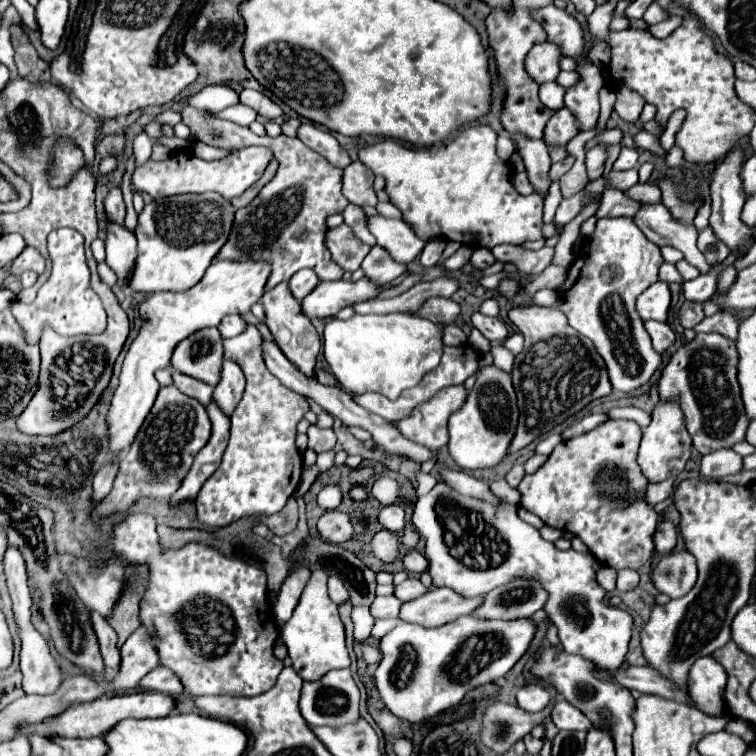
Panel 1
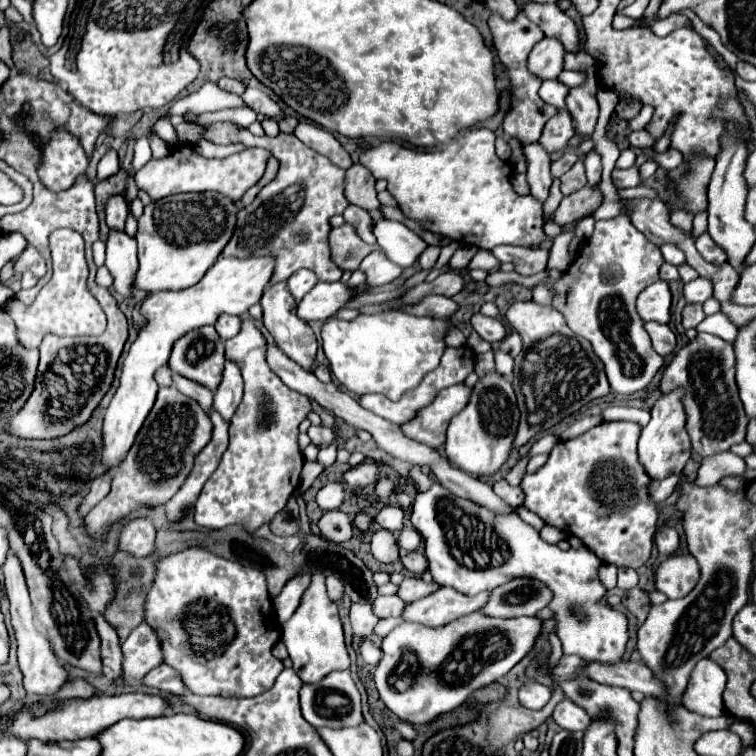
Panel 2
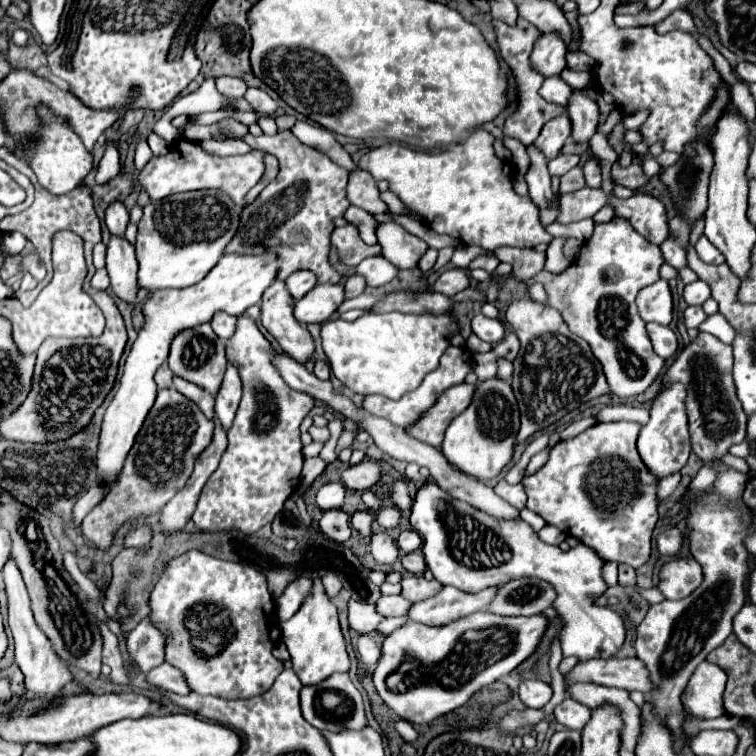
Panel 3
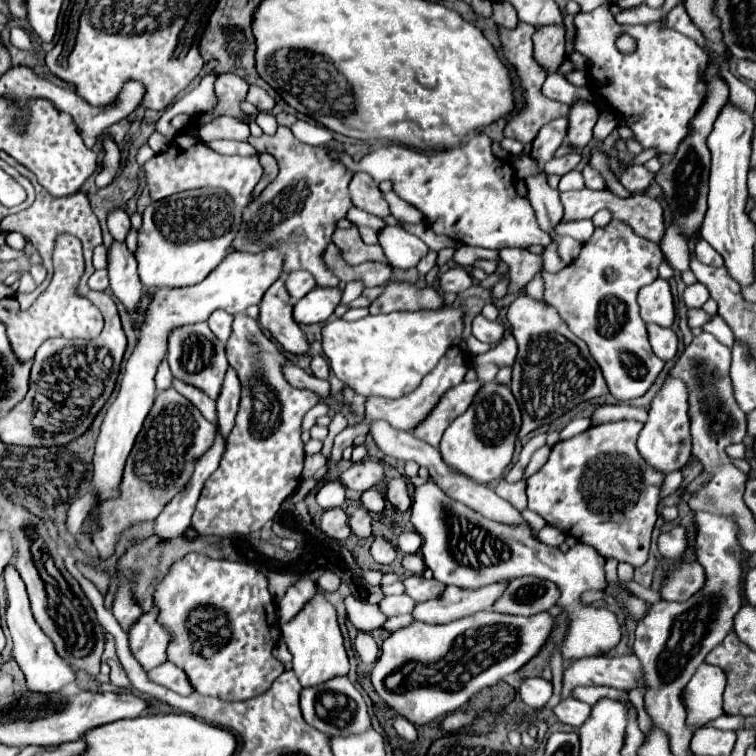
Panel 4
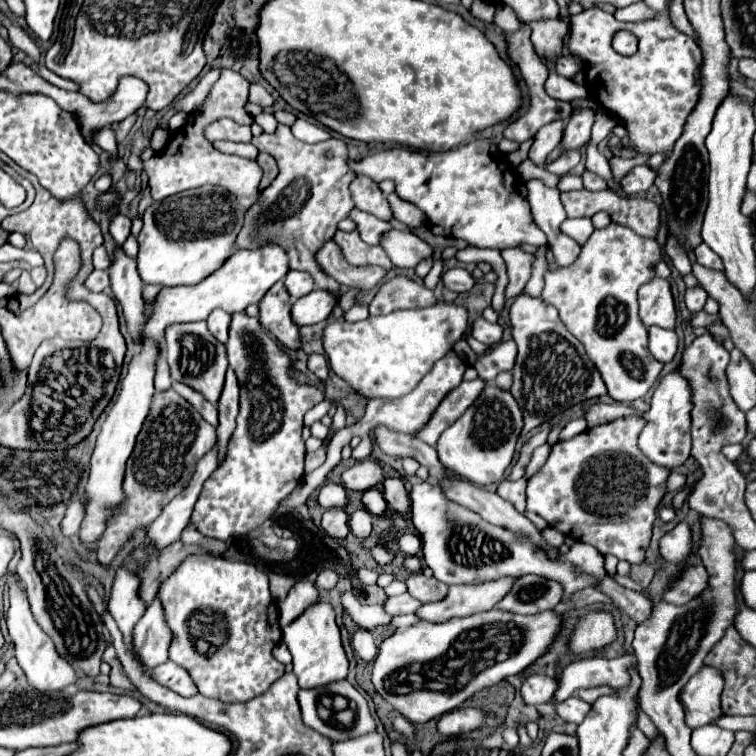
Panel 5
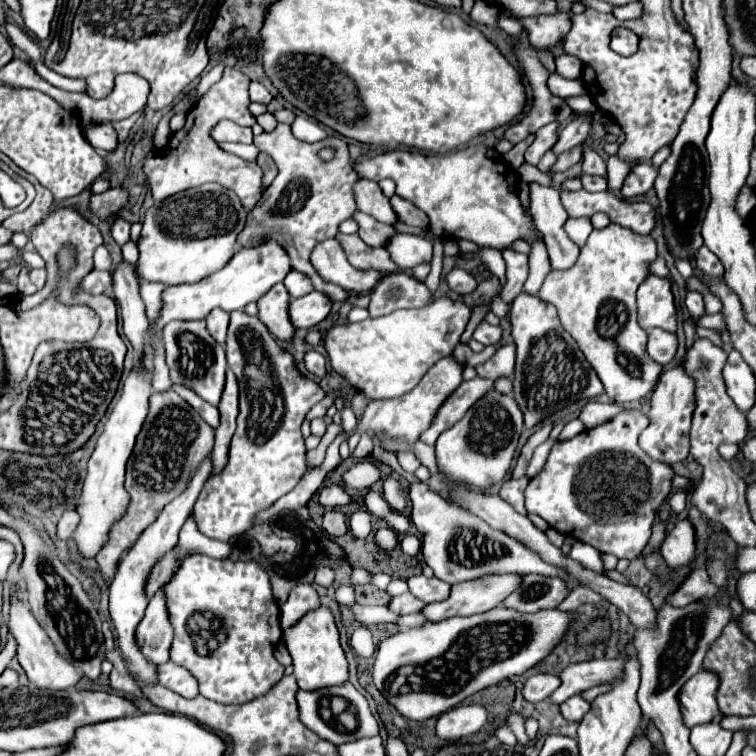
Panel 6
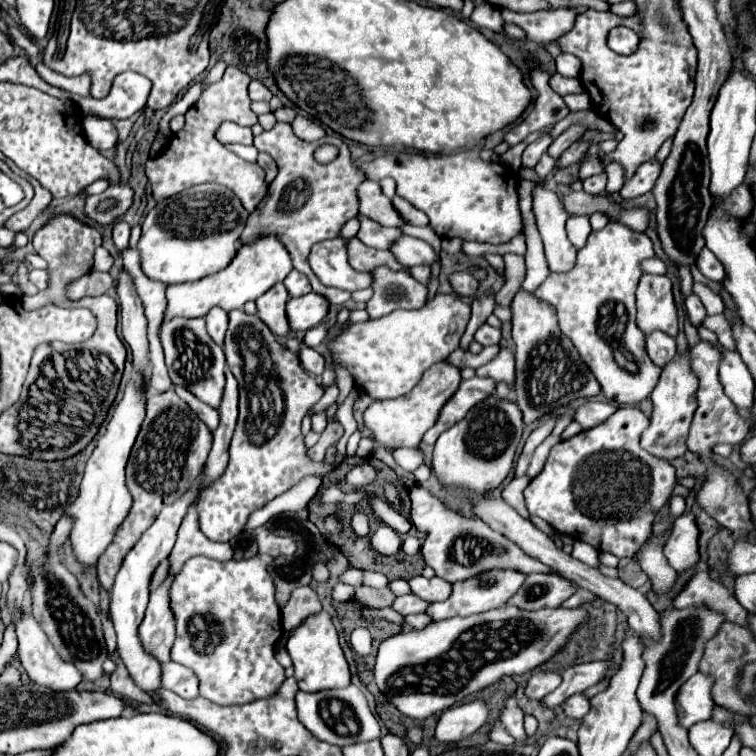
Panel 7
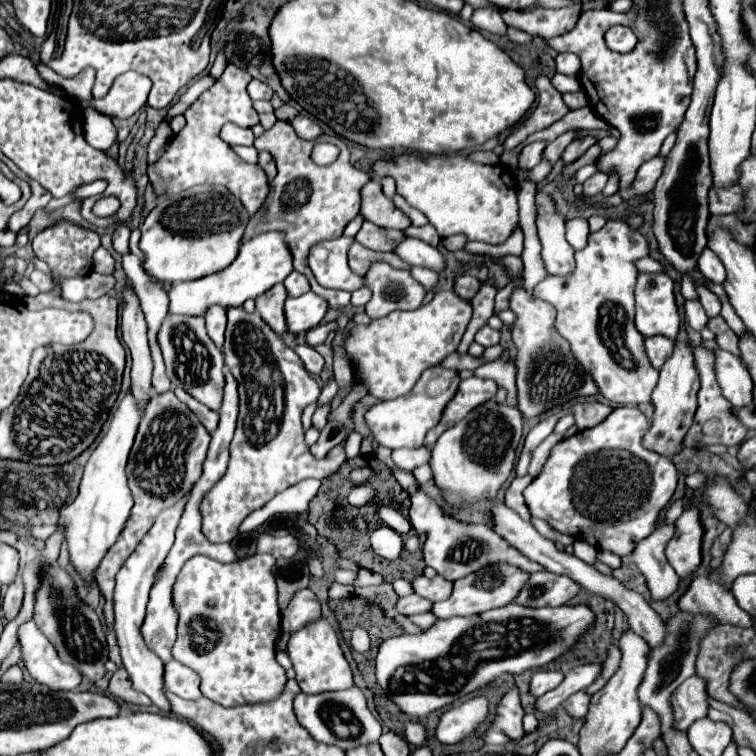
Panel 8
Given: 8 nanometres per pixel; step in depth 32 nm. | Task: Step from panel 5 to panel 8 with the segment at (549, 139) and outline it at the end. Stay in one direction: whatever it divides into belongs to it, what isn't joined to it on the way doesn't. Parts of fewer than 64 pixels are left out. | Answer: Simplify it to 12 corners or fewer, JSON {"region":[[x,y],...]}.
{"region":[[546,140],[524,146],[520,154],[522,170],[540,162]]}

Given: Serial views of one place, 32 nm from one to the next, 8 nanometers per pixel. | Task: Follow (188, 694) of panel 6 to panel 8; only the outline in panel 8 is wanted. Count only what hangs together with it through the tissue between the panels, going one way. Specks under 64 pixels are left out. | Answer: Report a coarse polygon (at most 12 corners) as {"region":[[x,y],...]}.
{"region":[[176,660],[164,664],[164,688],[184,700],[202,696],[200,676]]}

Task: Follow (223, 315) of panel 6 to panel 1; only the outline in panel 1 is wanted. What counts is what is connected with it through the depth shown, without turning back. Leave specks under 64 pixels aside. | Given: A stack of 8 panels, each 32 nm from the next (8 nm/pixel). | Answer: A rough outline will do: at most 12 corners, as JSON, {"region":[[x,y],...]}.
{"region":[[226,316],[218,326],[222,338],[234,338],[248,322],[242,316]]}

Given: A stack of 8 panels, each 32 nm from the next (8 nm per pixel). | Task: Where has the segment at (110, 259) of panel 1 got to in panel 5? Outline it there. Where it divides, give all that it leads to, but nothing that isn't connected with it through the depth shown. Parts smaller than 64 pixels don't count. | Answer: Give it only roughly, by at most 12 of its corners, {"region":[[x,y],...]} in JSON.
{"region":[[122,246],[112,254],[110,288],[138,344],[146,324],[144,284]]}

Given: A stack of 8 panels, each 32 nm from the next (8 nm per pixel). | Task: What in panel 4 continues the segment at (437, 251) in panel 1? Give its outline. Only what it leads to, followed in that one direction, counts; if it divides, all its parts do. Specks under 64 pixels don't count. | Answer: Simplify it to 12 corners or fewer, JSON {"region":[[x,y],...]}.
{"region":[[430,250],[424,260],[420,260],[416,268],[422,276],[434,268],[436,254]]}

